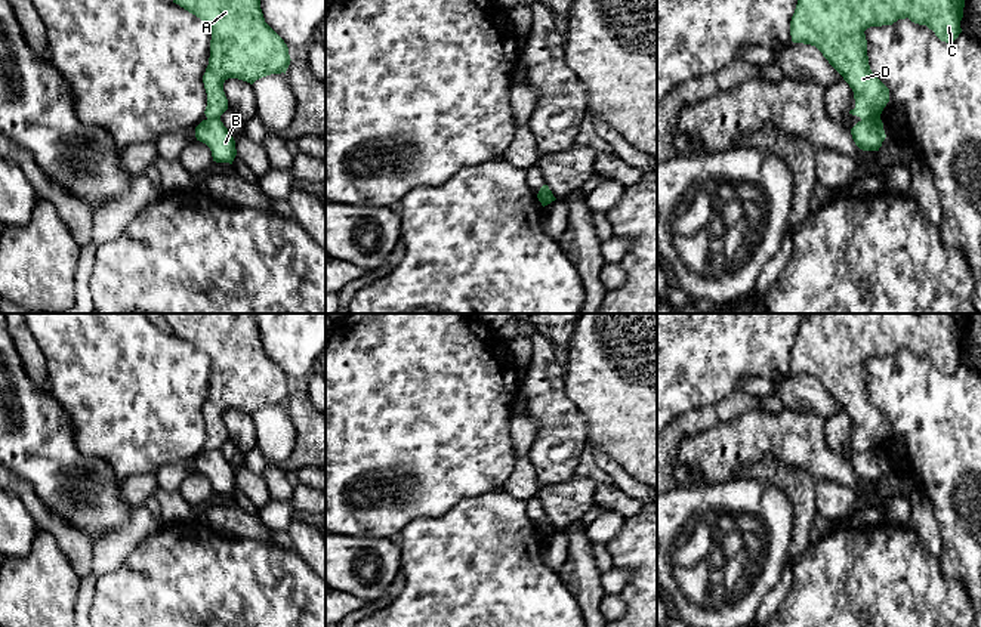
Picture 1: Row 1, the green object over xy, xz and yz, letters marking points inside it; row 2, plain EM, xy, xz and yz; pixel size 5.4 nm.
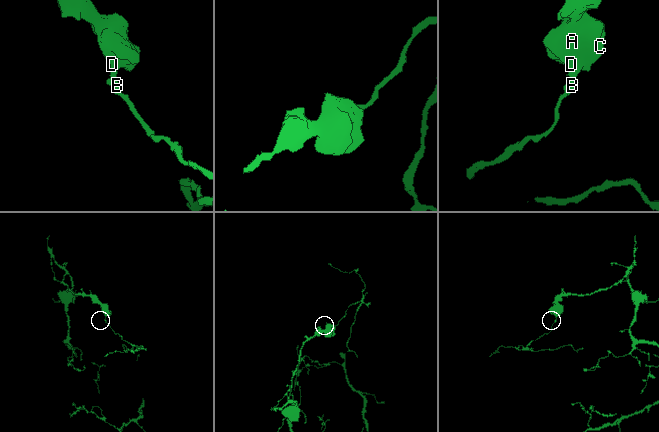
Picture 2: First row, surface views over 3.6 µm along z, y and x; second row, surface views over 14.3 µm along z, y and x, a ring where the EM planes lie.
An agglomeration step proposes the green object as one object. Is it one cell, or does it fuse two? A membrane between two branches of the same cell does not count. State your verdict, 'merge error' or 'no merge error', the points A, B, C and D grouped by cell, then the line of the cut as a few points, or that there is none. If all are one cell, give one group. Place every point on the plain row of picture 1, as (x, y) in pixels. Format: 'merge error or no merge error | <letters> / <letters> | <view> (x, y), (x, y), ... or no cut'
merge error | A C D / B | yz (879, 450), (861, 451)

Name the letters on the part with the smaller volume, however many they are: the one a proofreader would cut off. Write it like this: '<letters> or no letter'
B

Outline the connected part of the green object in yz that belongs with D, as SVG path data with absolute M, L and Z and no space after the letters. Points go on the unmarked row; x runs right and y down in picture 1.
M809 314L800 322L790 367L793 374L815 377L849 416L855 430L849 445L880 451L889 433L889 420L870 401L864 362L908 349L926 356L941 373L951 374L962 364L966 327L965 314Z

